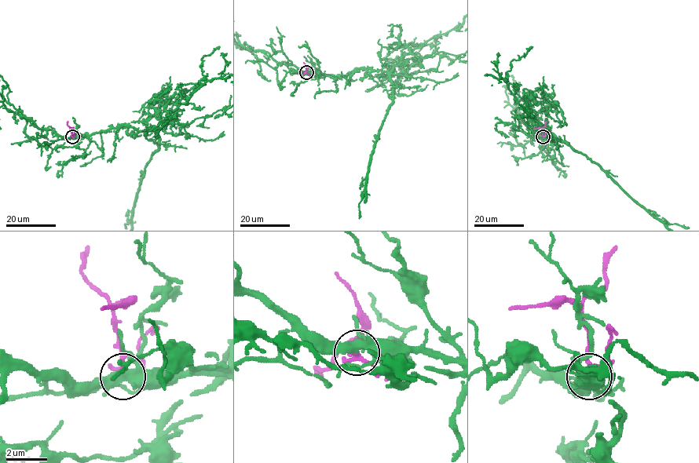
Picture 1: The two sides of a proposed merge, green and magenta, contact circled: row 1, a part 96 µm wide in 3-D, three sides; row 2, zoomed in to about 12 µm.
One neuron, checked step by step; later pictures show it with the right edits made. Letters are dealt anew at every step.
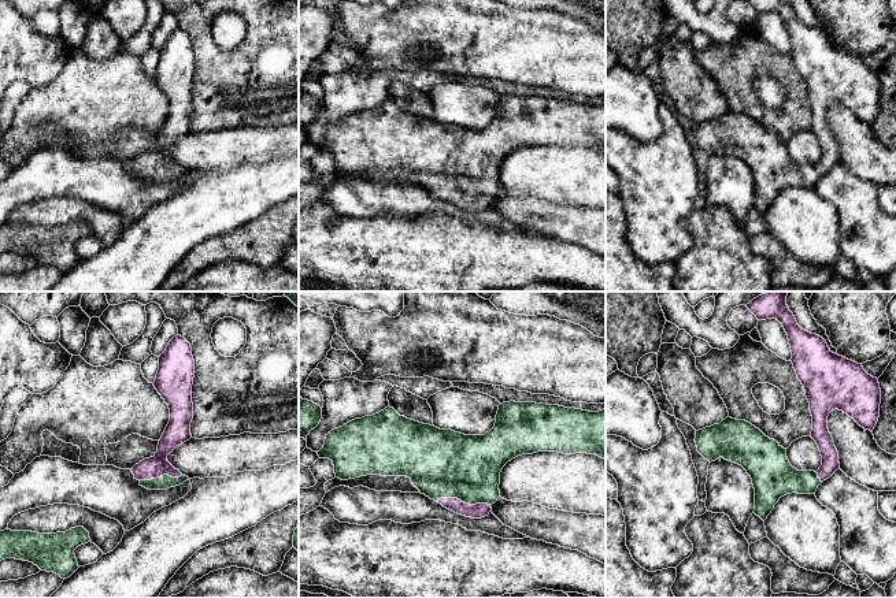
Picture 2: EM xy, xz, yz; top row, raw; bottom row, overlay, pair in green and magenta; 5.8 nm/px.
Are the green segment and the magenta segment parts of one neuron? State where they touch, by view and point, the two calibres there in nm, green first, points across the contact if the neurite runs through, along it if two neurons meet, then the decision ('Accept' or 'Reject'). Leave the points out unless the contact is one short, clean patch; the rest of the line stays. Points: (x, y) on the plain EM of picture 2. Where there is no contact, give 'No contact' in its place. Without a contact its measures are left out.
Touches green at xz (463, 194). Thickness 400 nm (green) against 90 nm. Path across: xz (443, 158), (463, 178), (463, 194), (477, 204). Accept

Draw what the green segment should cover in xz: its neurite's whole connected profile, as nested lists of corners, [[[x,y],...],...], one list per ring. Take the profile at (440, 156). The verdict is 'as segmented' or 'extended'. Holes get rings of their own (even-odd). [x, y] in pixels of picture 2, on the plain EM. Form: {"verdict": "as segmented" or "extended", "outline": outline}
{"verdict": "extended", "outline": [[[503,96],[495,120],[485,129],[440,123],[400,109],[393,101],[355,112],[332,123],[319,152],[333,155],[341,174],[366,168],[407,170],[412,178],[444,201],[471,212],[489,208],[500,190],[500,166],[512,152],[537,145],[586,146],[606,153],[606,103],[589,105],[536,96]]]}

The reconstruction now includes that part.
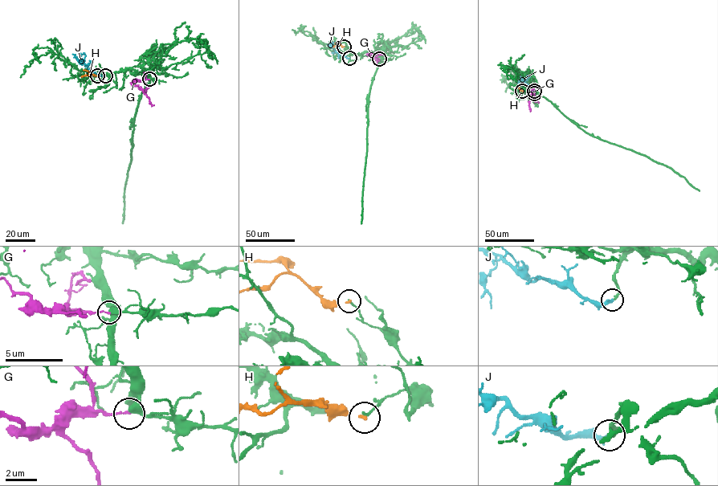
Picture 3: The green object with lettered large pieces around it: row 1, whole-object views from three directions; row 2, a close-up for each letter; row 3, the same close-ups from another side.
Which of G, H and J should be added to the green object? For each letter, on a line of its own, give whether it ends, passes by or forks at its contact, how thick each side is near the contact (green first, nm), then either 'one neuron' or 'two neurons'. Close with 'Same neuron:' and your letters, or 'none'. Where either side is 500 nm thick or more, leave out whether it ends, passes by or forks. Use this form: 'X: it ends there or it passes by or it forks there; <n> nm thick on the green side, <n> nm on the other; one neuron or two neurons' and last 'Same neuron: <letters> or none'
G: it ends there; 360 nm thick on the green side, 120 nm on the other; two neurons
H: it ends there; 140 nm thick on the green side, 160 nm on the other; two neurons
J: it ends there; 180 nm thick on the green side, 300 nm on the other; one neuron
Same neuron: J

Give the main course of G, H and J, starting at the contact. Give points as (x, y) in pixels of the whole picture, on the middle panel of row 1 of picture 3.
G: (379, 59), (367, 54), (382, 55)
H: (344, 46), (338, 44), (333, 46)
J: (349, 58), (338, 54), (330, 43), (334, 42)

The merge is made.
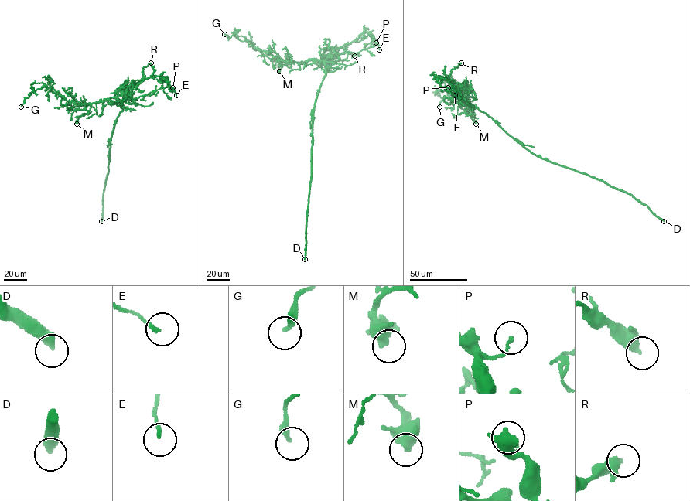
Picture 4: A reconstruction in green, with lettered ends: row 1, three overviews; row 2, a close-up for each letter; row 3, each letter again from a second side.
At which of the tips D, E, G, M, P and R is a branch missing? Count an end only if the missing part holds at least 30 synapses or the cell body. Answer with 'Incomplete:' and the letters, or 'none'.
Incomplete: D

